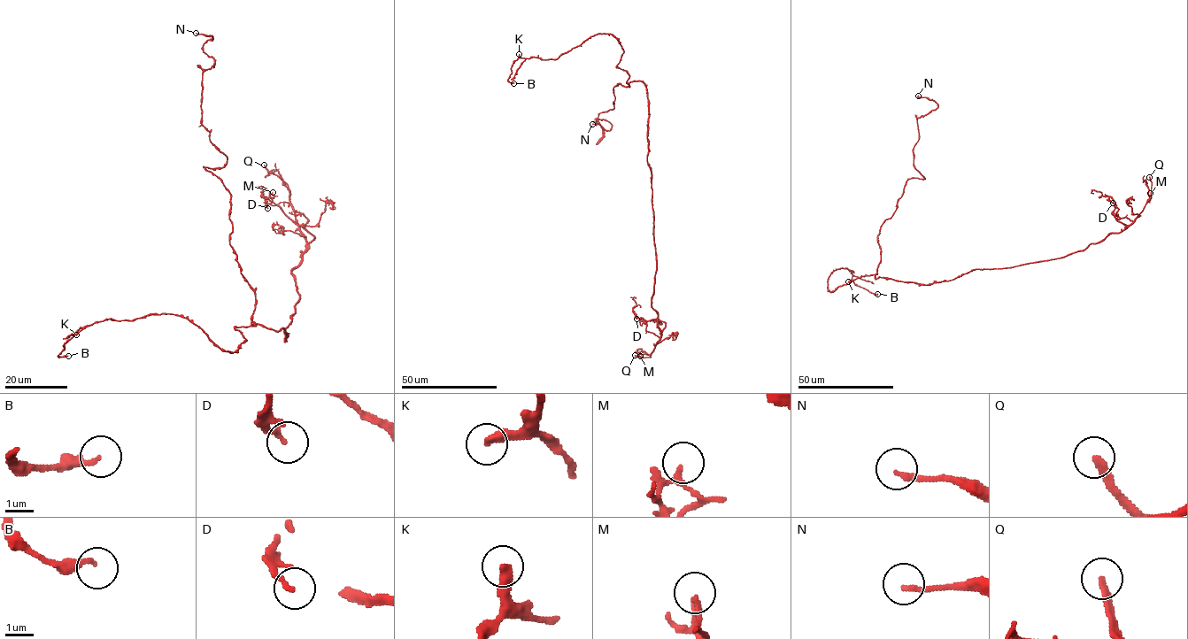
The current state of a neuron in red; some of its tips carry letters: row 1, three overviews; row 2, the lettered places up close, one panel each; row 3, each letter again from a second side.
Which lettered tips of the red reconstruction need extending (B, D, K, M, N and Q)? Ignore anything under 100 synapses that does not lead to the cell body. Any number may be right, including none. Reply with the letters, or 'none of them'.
Q

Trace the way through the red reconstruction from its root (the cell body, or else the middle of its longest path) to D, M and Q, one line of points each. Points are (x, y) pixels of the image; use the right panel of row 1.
D: (905, 281), (930, 284), (973, 270), (1011, 267), (1083, 250), (1125, 228), (1114, 214), (1110, 196), (1113, 203)
M: (905, 281), (930, 284), (973, 270), (1011, 267), (1083, 250), (1110, 234), (1124, 230), (1142, 211), (1150, 193)
Q: (905, 281), (930, 284), (973, 270), (1011, 267), (1083, 250), (1133, 221), (1151, 196), (1149, 177)

